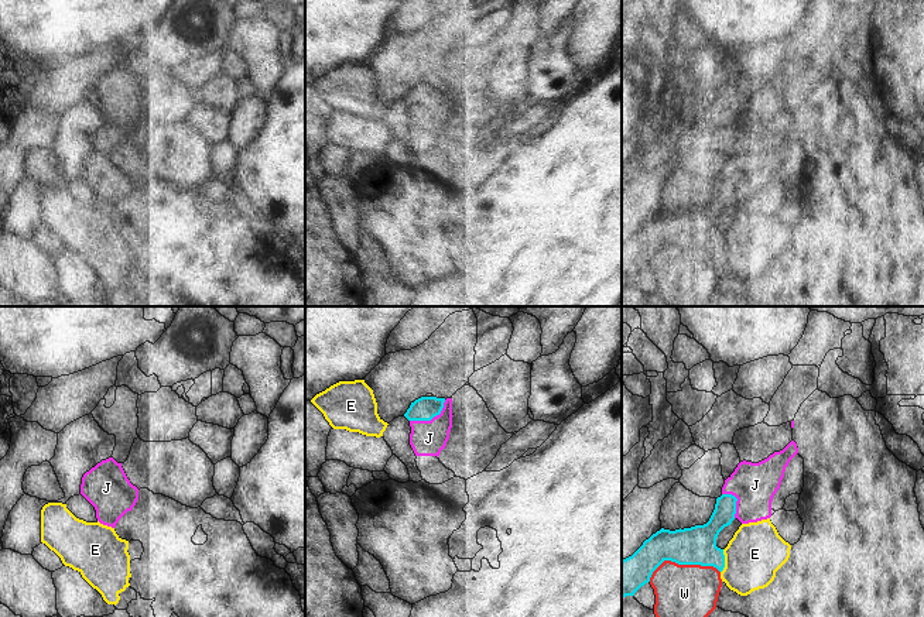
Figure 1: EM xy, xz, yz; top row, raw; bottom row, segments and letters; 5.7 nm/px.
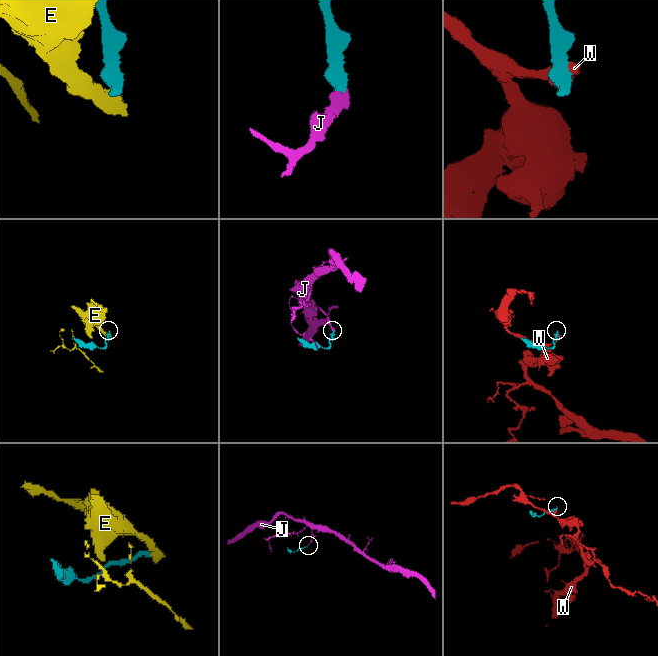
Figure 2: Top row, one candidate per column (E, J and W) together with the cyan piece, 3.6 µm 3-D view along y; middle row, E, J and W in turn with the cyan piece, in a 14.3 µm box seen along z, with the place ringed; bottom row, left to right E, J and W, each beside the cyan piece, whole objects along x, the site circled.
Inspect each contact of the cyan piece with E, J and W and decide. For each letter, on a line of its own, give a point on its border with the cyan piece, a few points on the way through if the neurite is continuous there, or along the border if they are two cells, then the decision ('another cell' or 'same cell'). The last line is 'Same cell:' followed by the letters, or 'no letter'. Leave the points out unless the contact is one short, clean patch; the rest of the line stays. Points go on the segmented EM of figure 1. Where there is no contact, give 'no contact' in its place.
E: meets cyan in yz at (724, 561); border along yz (724, 549), (724, 569), (721, 572); another cell
J: meets cyan in xz at (431, 418); runs through xz (424, 408), (431, 418), (428, 438); same cell
W: meets cyan in yz at (681, 564); another cell
Same cell: J

